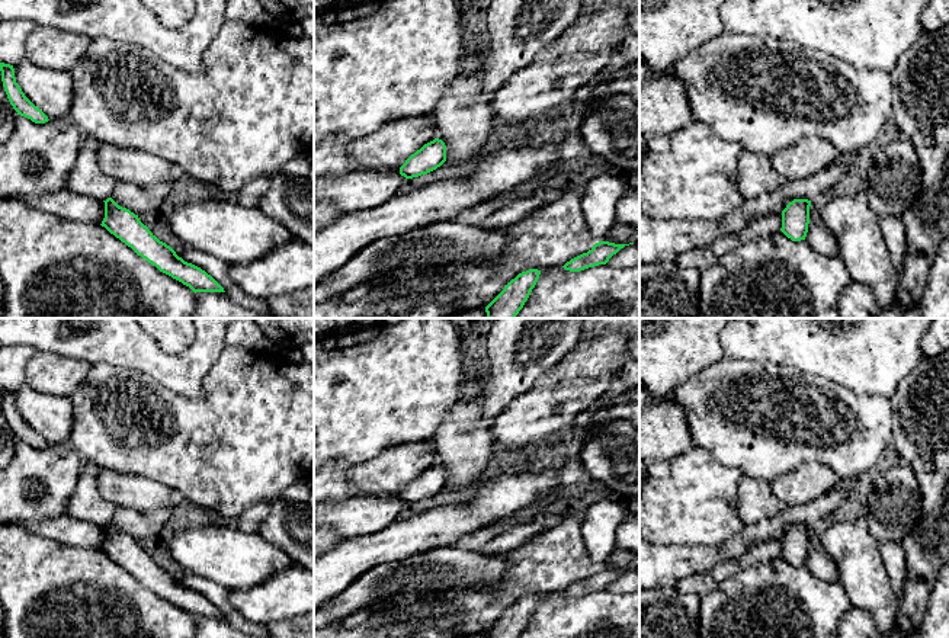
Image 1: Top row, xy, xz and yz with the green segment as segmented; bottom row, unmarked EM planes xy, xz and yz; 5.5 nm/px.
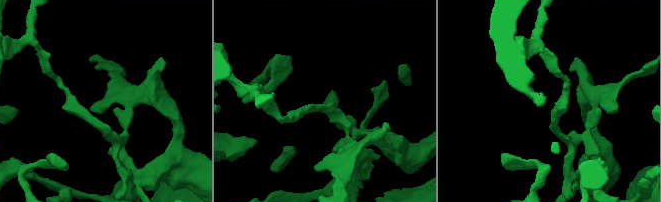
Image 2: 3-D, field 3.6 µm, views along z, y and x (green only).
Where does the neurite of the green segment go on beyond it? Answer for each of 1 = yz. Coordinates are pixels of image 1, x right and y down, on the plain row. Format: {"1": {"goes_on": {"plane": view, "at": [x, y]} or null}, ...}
{"1": {"goes_on": null}}

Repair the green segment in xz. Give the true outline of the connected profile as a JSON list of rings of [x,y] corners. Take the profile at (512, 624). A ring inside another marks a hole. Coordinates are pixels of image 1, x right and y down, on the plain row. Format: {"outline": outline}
{"outline": [[[529,594],[512,605],[485,632],[485,638],[519,638],[539,605],[541,596]]]}

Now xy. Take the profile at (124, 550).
{"outline": [[[112,523],[105,528],[102,552],[131,573],[138,581],[160,597],[189,612],[196,618],[225,618],[224,613],[201,593],[185,587],[176,577],[160,567],[138,541],[119,532]]]}

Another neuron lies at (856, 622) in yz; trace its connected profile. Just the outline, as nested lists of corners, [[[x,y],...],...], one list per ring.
[[[852,606],[839,622],[839,638],[879,638],[873,616],[862,609]]]

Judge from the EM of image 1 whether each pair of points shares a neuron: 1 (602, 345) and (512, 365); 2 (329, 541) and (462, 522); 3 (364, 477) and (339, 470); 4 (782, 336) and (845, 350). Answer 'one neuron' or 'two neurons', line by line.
1: two neurons
2: two neurons
3: two neurons
4: one neuron

